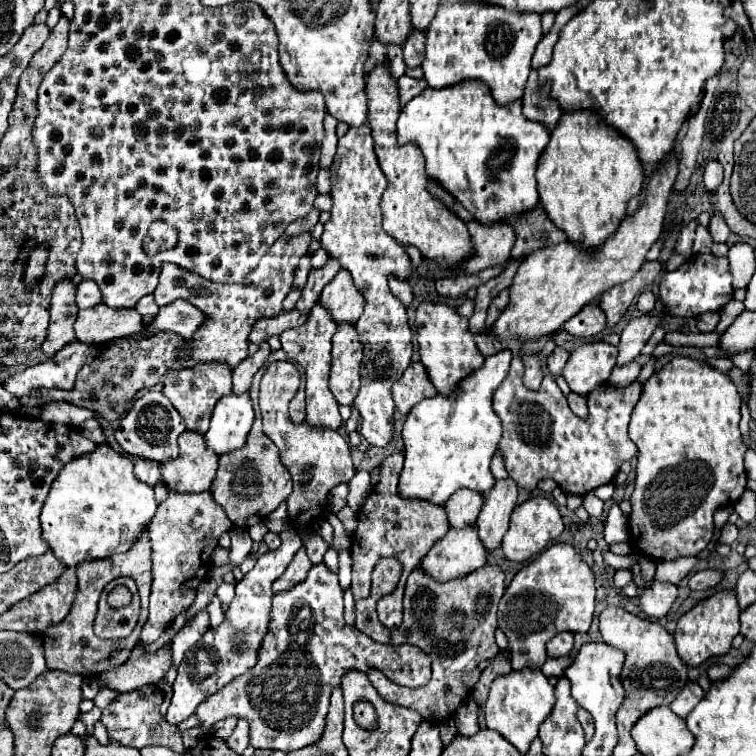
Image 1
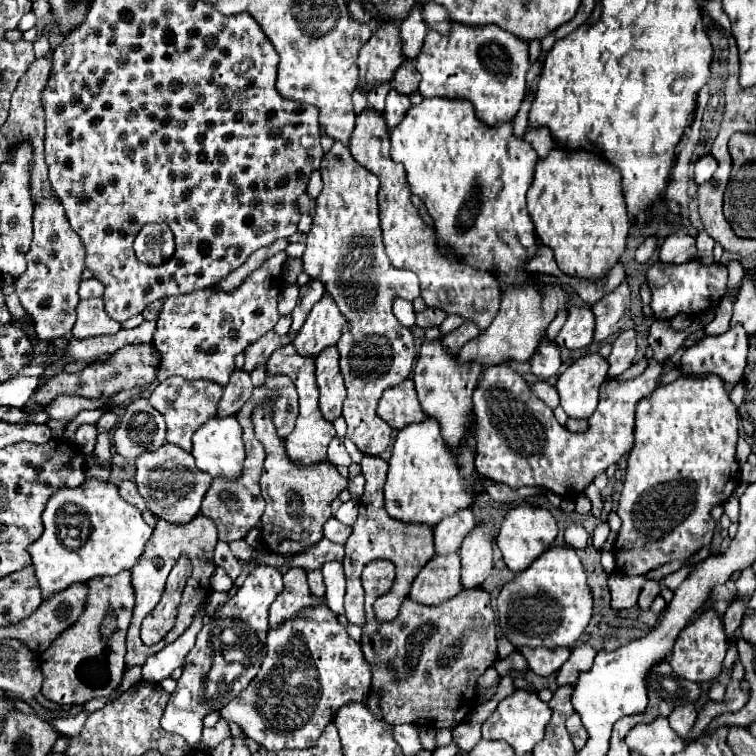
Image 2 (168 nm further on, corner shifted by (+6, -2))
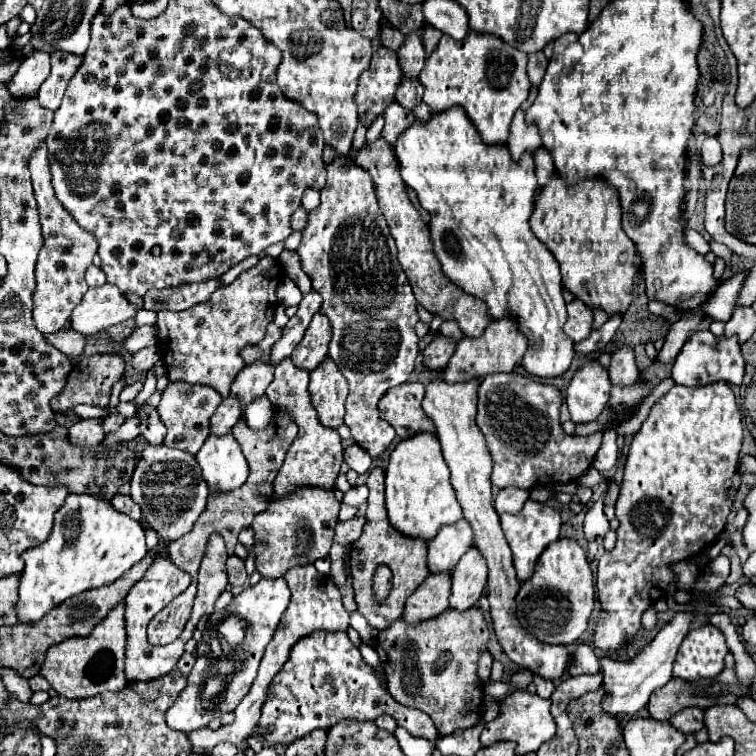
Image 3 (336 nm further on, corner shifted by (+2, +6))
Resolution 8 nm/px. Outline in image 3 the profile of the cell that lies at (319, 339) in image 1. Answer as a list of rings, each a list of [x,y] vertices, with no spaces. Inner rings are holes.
[[[290,358],[282,360],[276,370],[274,370],[274,380],[266,390],[268,400],[276,410],[286,408],[290,420],[296,422],[298,426],[298,436],[292,442],[286,460],[274,480],[274,498],[284,498],[292,494],[296,488],[304,486],[314,486],[314,488],[324,488],[324,490],[334,490],[336,488],[336,478],[340,474],[340,464],[344,462],[342,458],[342,440],[336,430],[326,428],[320,424],[314,408],[310,406],[310,394],[308,394],[308,372],[296,368]]]

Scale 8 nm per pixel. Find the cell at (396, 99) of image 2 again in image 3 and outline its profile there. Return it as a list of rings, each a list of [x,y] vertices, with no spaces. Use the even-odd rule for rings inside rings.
[[[392,102],[386,112],[384,112],[384,130],[382,130],[382,138],[394,146],[394,142],[398,140],[398,134],[402,134],[410,124],[414,124],[414,114],[412,110],[406,110],[402,106],[398,106],[398,102]]]

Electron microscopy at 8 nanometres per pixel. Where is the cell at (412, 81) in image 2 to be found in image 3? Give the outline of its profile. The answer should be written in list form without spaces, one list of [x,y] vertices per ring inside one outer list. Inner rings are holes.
[[[404,78],[398,86],[398,92],[396,92],[396,102],[400,106],[406,106],[408,110],[412,110],[414,106],[418,106],[422,102],[422,84],[420,80],[410,80],[410,78]]]

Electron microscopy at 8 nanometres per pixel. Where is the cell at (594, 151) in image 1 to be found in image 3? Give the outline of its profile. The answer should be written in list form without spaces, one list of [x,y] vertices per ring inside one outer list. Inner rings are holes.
[[[556,174],[548,186],[538,192],[530,218],[532,232],[562,268],[562,284],[590,310],[600,308],[608,316],[626,314],[632,304],[634,278],[638,274],[636,246],[622,230],[620,218],[620,200],[610,184],[592,178],[576,186],[566,186]]]

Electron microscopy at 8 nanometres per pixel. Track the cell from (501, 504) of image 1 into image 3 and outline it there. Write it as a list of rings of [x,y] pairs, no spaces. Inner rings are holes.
[[[472,546],[456,564],[452,572],[452,592],[450,592],[450,608],[466,610],[478,604],[486,588],[488,568],[482,554]]]

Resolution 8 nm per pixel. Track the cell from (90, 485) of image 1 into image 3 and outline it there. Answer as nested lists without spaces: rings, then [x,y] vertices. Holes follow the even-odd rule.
[[[68,494],[56,512],[50,538],[22,554],[24,570],[20,576],[16,614],[20,622],[38,622],[66,598],[108,586],[146,556],[144,528],[140,522],[120,514],[110,502],[88,494]]]

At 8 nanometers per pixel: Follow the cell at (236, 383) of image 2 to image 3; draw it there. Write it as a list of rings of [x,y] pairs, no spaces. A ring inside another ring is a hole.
[[[228,396],[222,400],[222,404],[218,406],[216,414],[210,418],[210,434],[226,434],[232,430],[234,422],[238,422],[240,418],[240,406],[238,406],[238,398]]]

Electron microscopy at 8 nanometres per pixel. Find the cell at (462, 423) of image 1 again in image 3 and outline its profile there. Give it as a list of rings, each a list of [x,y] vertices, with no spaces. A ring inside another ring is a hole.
[[[420,432],[402,440],[390,454],[386,468],[386,510],[392,528],[408,538],[432,540],[442,526],[462,520],[462,508],[450,484],[450,474],[444,464],[438,438]]]

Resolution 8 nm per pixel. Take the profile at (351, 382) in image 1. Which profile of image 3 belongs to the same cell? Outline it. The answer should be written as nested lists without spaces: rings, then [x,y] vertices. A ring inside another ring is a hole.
[[[326,358],[314,372],[310,372],[308,392],[322,426],[338,428],[344,422],[344,400],[348,396],[348,382],[330,358]]]

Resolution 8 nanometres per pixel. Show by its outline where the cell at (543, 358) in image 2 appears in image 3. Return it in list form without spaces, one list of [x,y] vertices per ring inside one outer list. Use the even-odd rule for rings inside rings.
[[[452,106],[442,114],[432,114],[428,122],[414,122],[396,142],[394,154],[400,162],[400,174],[408,188],[418,194],[420,206],[430,214],[430,236],[434,254],[444,274],[470,296],[480,298],[492,320],[510,316],[528,340],[528,352],[522,366],[538,378],[562,376],[574,358],[574,342],[562,332],[566,322],[566,302],[562,298],[560,266],[552,252],[530,230],[530,216],[536,196],[536,174],[532,154],[524,154],[518,162],[510,158],[506,146],[486,146],[460,106]]]

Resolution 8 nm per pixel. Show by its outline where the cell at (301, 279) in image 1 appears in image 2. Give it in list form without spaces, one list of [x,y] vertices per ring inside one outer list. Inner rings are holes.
[[[284,284],[280,292],[280,302],[278,302],[280,314],[290,314],[296,306],[296,300],[298,300],[298,284]]]

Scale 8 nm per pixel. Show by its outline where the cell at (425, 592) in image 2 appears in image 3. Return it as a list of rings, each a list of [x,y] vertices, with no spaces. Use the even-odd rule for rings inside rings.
[[[430,574],[420,584],[420,588],[406,600],[402,618],[408,624],[436,618],[448,608],[448,596],[450,596],[450,574]]]

